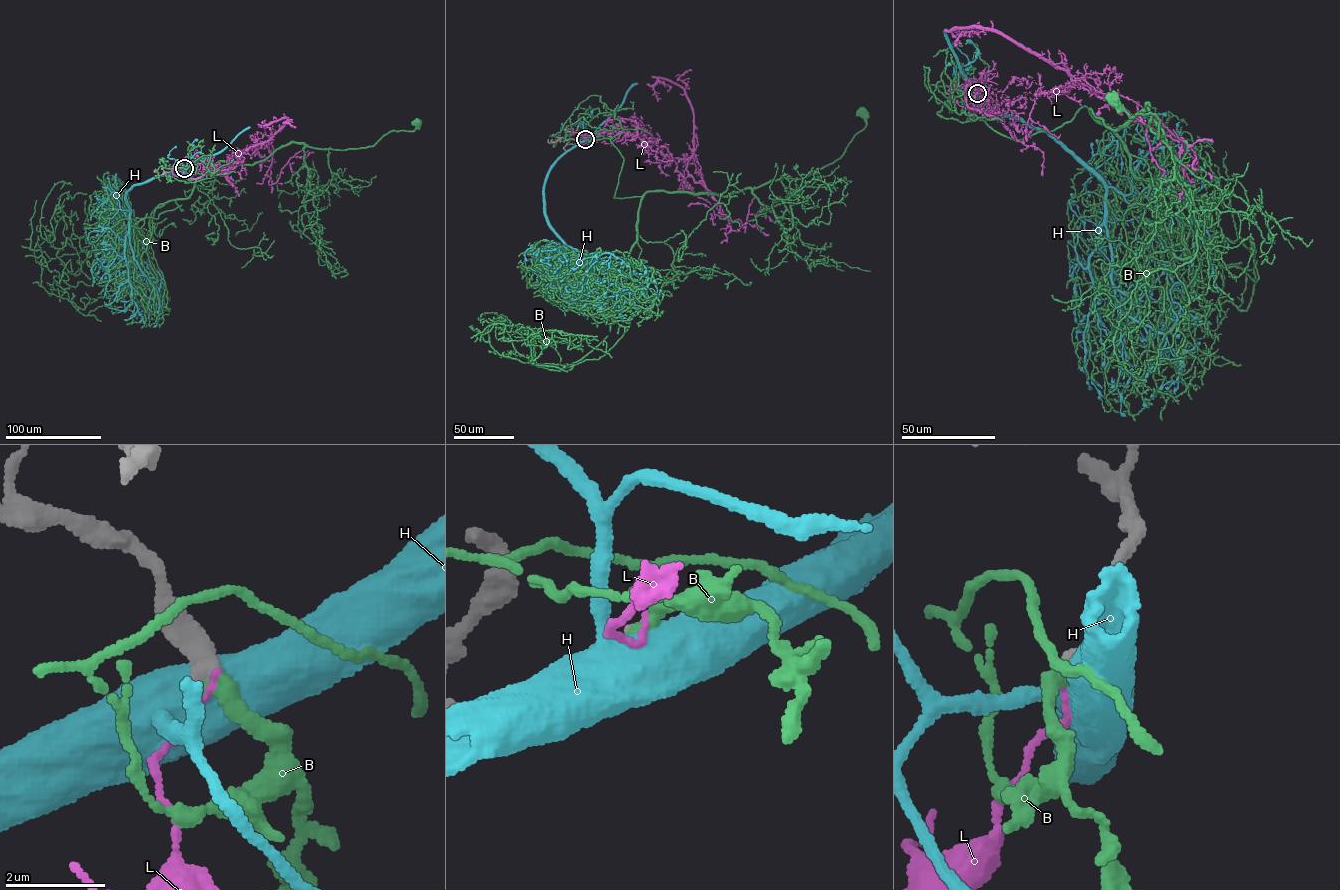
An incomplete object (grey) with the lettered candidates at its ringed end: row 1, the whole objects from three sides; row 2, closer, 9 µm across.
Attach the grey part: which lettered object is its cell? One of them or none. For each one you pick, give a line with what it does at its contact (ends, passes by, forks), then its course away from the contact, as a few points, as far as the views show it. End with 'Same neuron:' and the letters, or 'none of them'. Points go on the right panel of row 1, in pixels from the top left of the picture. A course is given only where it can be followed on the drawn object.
B: it ends there; it runs (977, 94), (974, 118), (1016, 140), (1083, 106), (1114, 130), (1146, 104), (1163, 138), (1155, 113), (1115, 98)
Same neuron: B

